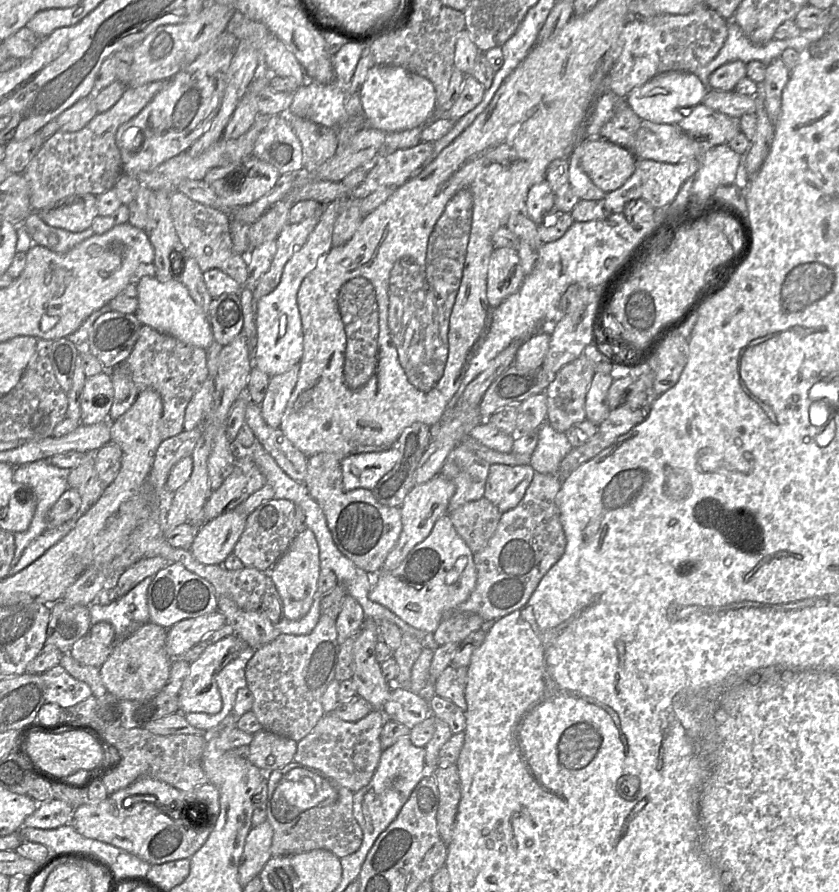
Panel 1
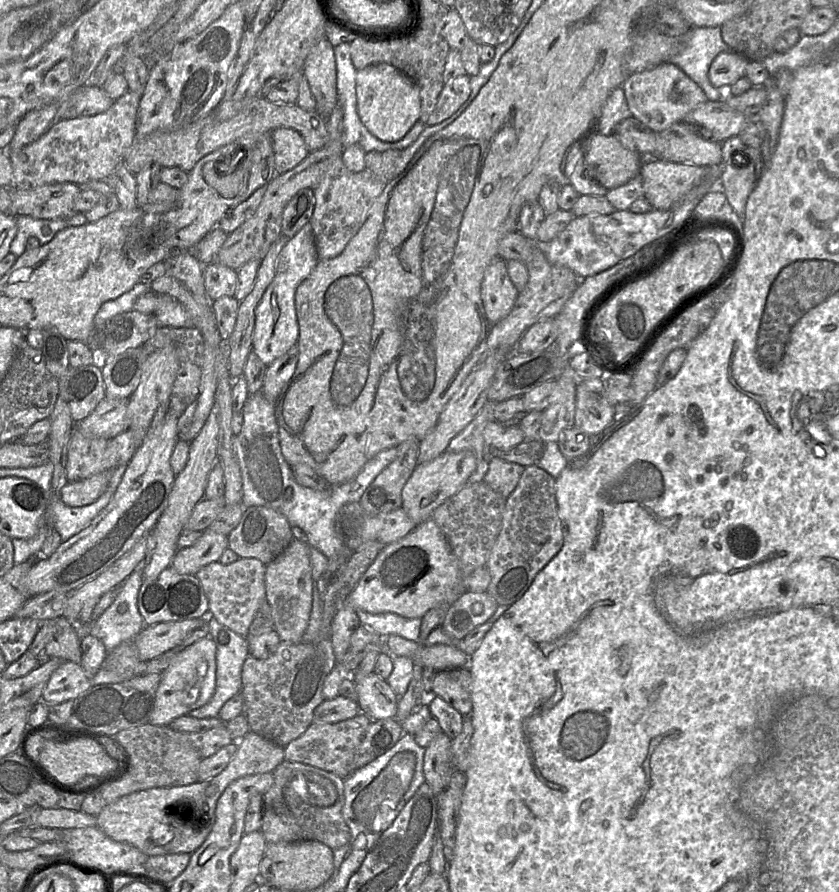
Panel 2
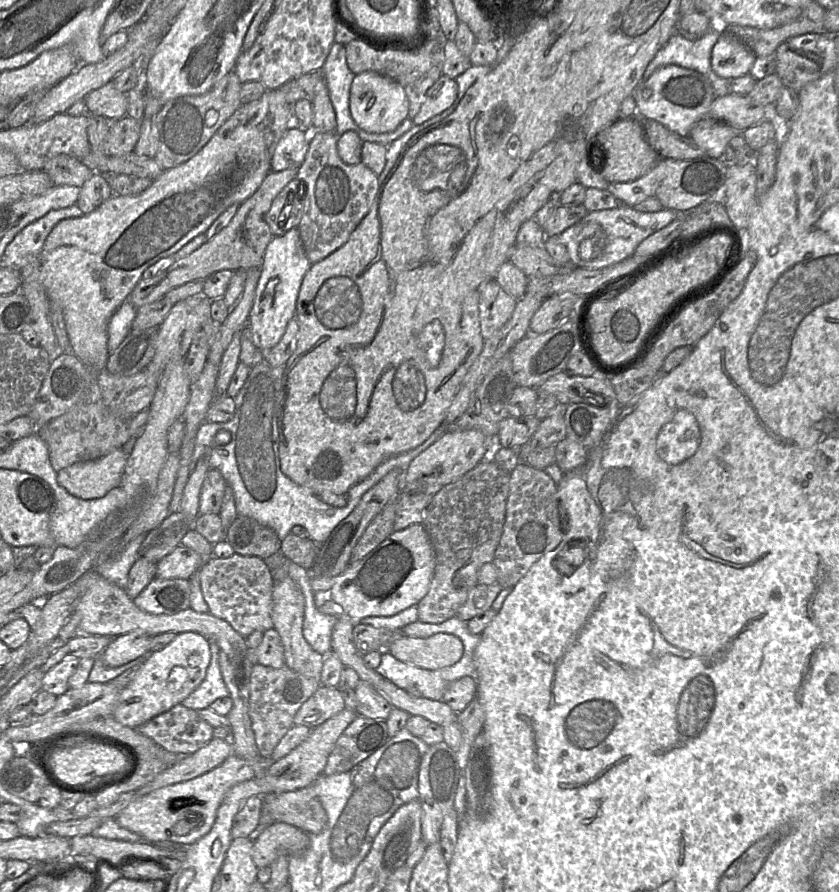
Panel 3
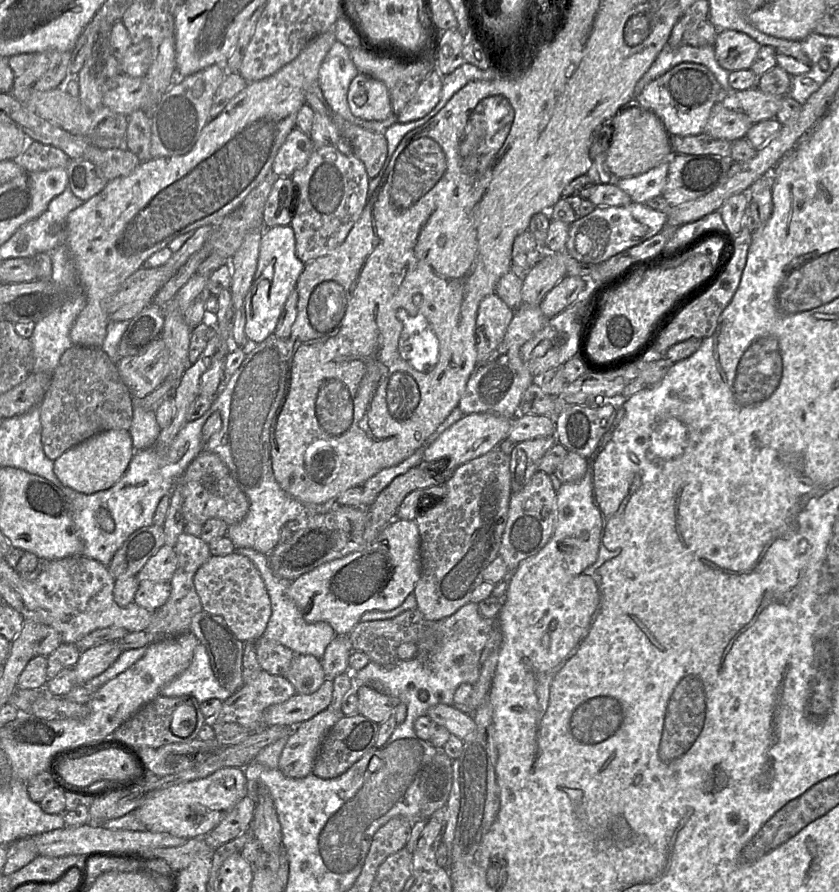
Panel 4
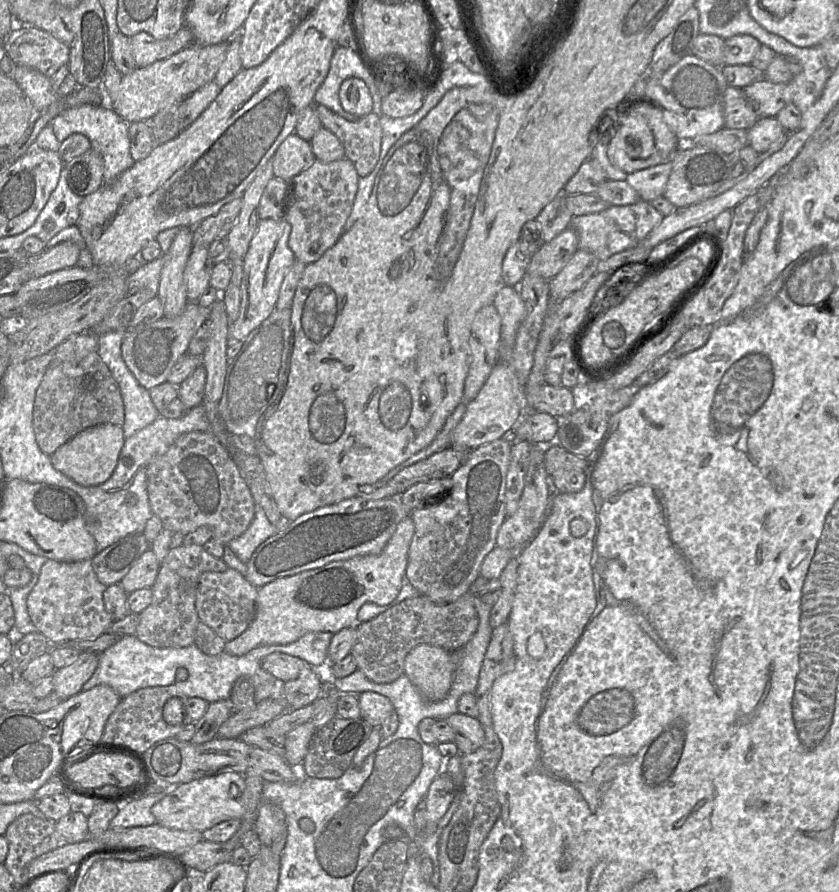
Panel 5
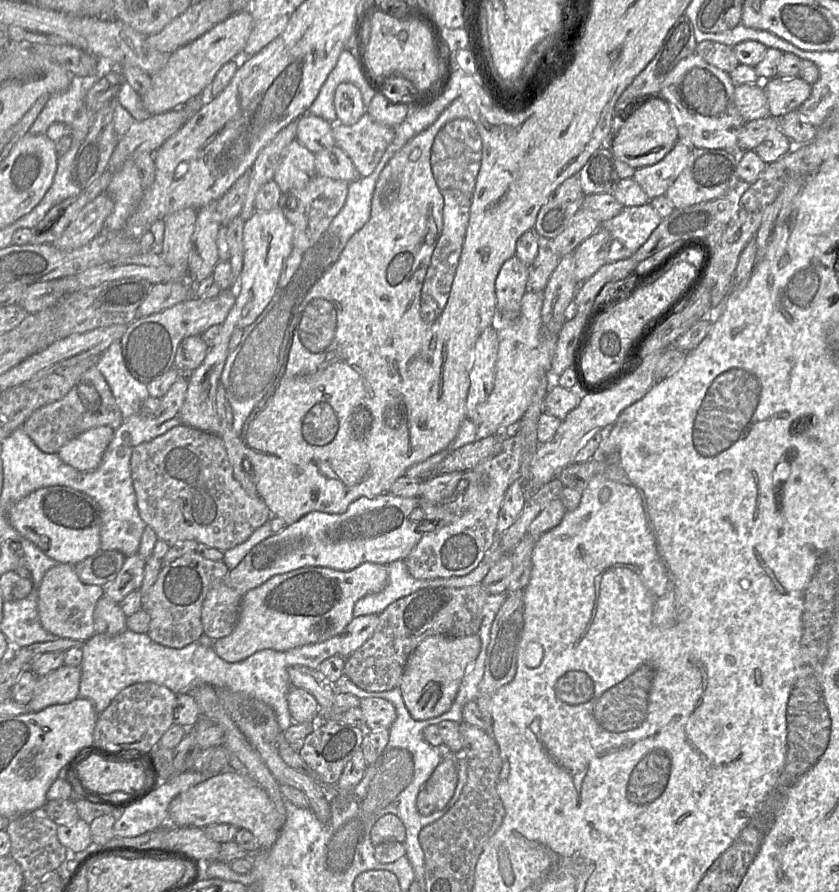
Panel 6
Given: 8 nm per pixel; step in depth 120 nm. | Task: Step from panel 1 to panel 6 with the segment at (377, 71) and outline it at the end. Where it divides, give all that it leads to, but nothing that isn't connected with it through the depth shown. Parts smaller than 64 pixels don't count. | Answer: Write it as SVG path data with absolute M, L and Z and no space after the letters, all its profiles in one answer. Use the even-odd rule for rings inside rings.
M341 83L337 86L334 107L337 121L343 125L355 124L366 113L361 91L352 83Z

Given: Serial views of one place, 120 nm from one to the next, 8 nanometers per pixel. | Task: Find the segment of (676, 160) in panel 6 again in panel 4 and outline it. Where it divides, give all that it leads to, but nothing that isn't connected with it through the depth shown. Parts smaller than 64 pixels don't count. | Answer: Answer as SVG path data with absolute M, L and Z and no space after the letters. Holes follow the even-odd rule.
M665 160L645 173L619 179L617 187L627 193L631 202L645 204L648 200L662 195L669 170Z

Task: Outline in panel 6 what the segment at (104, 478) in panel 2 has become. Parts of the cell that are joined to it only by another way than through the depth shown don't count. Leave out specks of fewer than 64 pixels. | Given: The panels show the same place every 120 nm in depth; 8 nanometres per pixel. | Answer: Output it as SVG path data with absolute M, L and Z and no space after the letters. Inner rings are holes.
M108 426L92 428L67 442L57 455L79 471L93 471L101 463L113 435L114 430Z

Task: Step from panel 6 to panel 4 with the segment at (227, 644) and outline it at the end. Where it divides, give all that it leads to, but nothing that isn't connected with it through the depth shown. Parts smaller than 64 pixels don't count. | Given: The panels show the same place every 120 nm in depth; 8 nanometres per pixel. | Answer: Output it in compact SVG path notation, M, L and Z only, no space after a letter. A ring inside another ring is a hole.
M395 518L363 549L318 566L289 583L287 596L308 623L327 622L338 636L349 636L361 616L372 610L390 611L399 607L413 593L420 578L420 534L415 520Z

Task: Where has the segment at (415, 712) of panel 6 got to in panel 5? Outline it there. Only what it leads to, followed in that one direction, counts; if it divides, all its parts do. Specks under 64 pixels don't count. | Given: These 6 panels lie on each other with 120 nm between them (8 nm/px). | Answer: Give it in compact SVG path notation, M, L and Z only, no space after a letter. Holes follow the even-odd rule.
M420 644L407 654L404 674L429 703L443 700L451 687L456 670L455 651Z

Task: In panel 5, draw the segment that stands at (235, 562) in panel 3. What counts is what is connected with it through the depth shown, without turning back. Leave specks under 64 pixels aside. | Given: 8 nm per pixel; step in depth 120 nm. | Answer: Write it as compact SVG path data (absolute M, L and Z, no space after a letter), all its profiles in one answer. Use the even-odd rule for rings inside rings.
M228 567L224 572L208 571L201 574L195 605L200 621L228 642L241 635L254 620L257 597L258 588L239 571Z

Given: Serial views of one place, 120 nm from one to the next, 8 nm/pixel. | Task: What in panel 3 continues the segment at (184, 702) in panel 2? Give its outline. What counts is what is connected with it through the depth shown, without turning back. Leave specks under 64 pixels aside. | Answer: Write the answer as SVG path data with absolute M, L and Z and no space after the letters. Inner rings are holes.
M182 632L163 649L151 652L133 679L121 690L113 717L122 725L138 728L153 717L182 703L204 680L211 659L208 640L199 633Z

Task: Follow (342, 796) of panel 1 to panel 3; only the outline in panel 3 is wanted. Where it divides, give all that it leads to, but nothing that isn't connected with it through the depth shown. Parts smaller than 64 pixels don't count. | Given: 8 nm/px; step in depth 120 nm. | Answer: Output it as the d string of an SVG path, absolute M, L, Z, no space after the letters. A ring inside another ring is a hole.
M312 785L262 798L264 804L260 829L274 823L286 823L307 834L318 834L327 824L328 816Z

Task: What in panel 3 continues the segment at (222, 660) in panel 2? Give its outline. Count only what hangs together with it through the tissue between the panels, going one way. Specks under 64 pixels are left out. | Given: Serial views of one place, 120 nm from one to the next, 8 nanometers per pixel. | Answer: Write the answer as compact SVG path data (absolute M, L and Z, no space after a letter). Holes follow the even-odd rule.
M212 639L208 640L211 659L206 676L201 684L182 701L190 709L199 711L208 708L215 700L229 696L219 666L219 647Z

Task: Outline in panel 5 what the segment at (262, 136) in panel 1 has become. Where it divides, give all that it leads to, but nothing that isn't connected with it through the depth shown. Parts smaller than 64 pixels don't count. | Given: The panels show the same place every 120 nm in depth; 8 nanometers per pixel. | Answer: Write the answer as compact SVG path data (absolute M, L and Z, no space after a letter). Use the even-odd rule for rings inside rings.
M292 133L280 144L272 158L273 175L288 182L314 161L310 142Z

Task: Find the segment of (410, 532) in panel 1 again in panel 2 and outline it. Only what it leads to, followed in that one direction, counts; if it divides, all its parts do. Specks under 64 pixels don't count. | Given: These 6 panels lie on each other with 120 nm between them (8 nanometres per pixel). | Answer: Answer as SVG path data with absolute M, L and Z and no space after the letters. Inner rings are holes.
M445 451L435 459L418 463L402 490L402 508L415 526L431 518L433 511L456 494L466 483L476 467L476 458L471 451Z

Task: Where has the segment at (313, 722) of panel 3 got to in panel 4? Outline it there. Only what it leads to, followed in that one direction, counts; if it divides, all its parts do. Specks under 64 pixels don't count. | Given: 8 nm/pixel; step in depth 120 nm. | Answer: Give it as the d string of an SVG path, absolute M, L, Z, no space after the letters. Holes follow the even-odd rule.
M326 679L312 694L295 694L285 702L269 706L263 713L264 724L266 727L280 725L294 728L310 720L330 706L333 688L333 680Z

